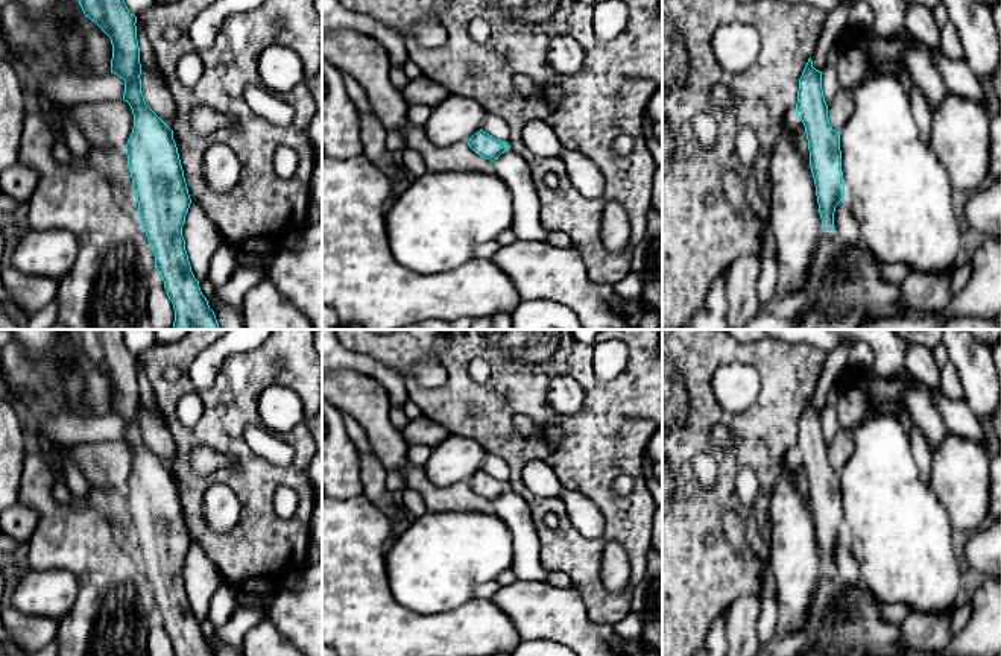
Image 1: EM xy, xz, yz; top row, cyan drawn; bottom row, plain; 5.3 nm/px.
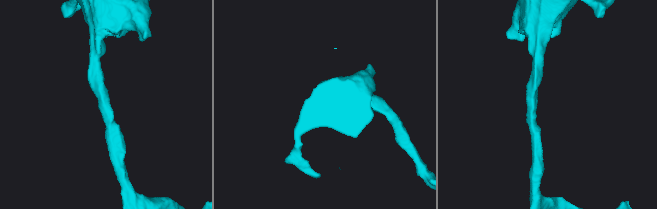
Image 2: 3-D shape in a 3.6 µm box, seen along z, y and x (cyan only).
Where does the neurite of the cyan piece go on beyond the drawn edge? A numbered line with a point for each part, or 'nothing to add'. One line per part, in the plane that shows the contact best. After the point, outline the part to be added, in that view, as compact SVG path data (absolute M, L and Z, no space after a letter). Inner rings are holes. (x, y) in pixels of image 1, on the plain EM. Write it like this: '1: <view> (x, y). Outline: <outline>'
1: xy (105, 463). Outline: M123 439L64 448L62 459L71 459L91 487L126 487L134 468L132 449Z

